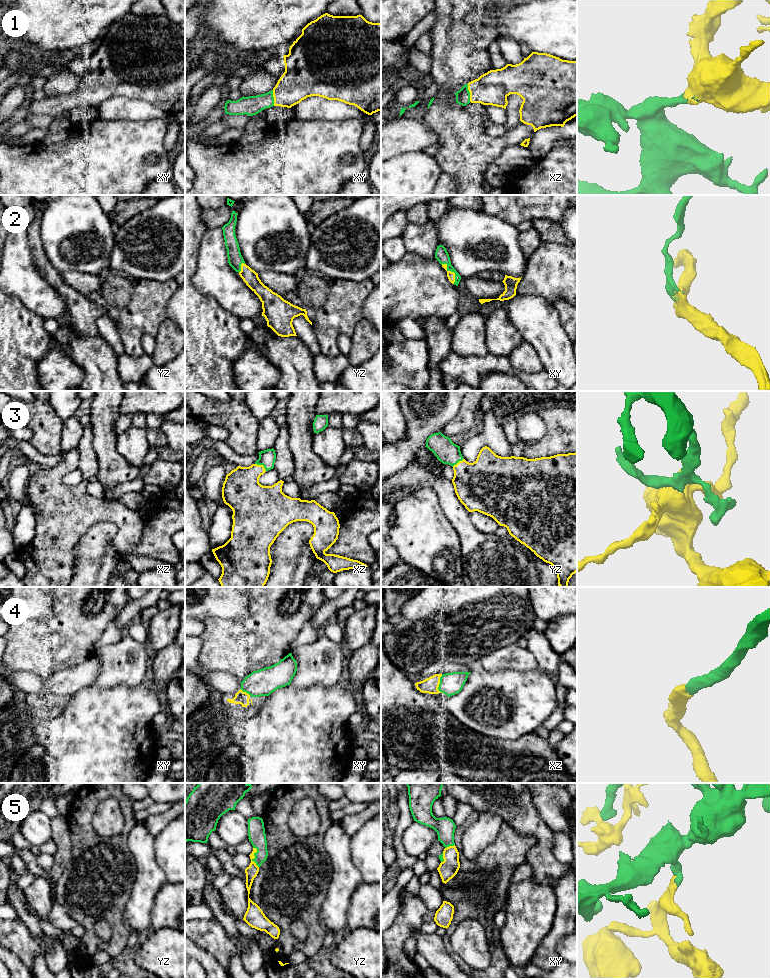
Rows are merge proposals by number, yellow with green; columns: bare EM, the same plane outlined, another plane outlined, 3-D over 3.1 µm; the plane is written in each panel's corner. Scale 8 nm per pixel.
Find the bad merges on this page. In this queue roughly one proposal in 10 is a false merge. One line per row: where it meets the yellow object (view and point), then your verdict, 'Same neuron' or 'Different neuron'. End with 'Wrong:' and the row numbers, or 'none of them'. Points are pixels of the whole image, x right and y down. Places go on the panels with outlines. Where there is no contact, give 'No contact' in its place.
1: Touches yellow at xz (470, 93). Same neuron
2: Touches yellow at xy (452, 272). Same neuron
3: Touches yellow at xz (261, 465). Same neuron
4: Touches yellow at xz (439, 683). Same neuron
5: Touches yellow at yz (254, 857). Same neuron
Wrong: none of them

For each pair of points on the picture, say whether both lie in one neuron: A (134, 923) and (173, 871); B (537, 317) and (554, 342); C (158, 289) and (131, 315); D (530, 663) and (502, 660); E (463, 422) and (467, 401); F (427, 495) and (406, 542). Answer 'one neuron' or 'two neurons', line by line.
A: two neurons
B: one neuron
C: one neuron
D: one neuron
E: one neuron
F: one neuron

